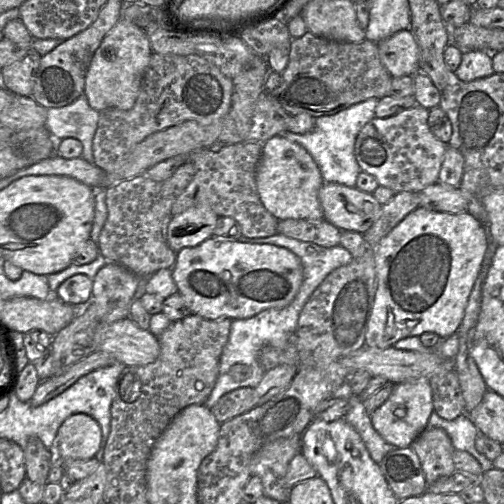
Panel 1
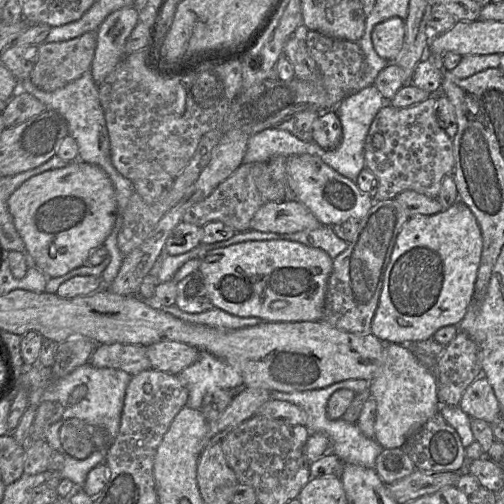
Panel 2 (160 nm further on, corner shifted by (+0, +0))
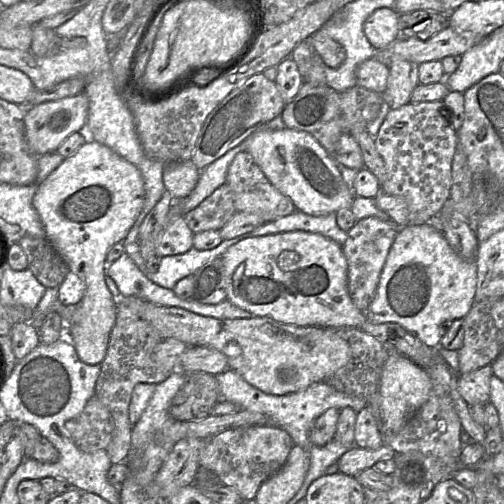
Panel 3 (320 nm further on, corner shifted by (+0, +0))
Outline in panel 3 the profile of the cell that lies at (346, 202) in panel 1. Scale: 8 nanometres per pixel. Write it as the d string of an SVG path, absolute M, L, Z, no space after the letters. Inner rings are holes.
M282 128L255 129L246 139L246 151L268 180L293 202L296 210L310 215L323 215L351 208L355 193L343 179L338 163L310 133Z

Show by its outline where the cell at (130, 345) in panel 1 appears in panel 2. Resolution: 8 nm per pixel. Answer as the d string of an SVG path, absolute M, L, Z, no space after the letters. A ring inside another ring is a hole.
M166 340L146 346L146 354L151 369L177 375L196 362L199 350L186 343Z

